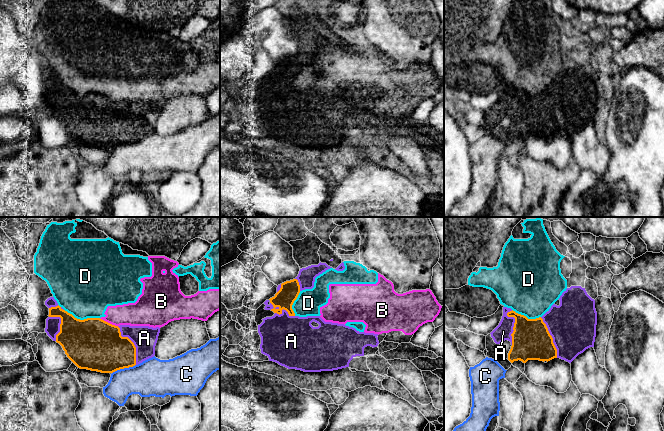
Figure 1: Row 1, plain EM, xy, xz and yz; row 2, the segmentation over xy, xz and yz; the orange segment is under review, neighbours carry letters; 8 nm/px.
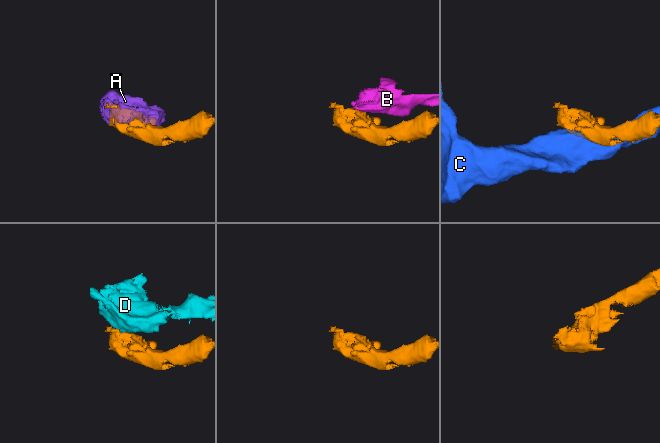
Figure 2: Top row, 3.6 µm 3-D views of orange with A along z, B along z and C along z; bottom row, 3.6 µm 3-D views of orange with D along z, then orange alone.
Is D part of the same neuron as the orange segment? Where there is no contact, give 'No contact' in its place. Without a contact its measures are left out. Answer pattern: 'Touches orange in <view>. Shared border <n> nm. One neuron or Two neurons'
Touches orange in xy. Shared border 300 nm. Two neurons

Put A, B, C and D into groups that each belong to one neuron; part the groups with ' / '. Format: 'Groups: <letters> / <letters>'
Groups: A / B D / C

